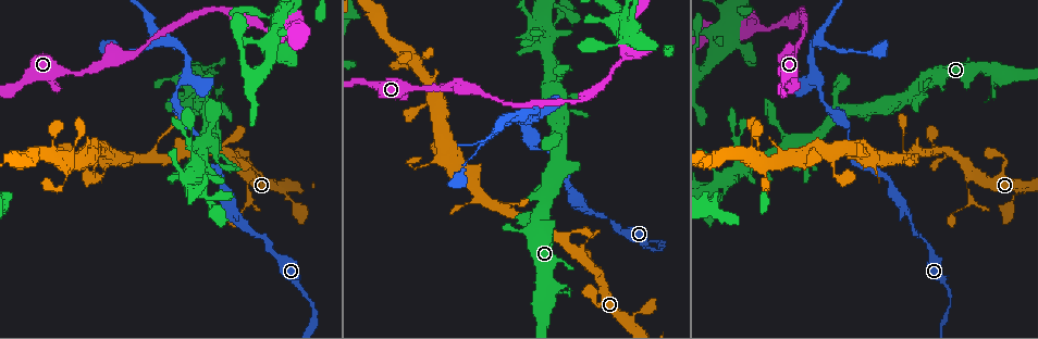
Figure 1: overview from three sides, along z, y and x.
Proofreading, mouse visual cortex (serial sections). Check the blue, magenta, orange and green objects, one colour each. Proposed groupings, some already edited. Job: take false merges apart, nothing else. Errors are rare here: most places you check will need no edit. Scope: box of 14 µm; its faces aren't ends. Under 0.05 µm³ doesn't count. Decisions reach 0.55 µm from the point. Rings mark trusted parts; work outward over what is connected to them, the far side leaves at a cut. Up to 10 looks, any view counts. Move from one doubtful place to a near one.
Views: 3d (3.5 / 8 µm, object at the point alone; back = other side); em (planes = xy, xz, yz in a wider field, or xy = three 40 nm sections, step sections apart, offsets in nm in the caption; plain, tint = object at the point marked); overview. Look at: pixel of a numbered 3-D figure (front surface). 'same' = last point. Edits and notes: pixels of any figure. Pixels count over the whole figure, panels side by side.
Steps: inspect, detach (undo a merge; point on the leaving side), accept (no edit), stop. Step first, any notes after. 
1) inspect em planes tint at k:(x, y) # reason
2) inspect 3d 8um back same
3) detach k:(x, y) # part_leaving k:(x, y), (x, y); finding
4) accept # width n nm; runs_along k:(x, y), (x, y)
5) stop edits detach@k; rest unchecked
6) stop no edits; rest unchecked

inspect em xy step 5 tint at 1:(848, 122)

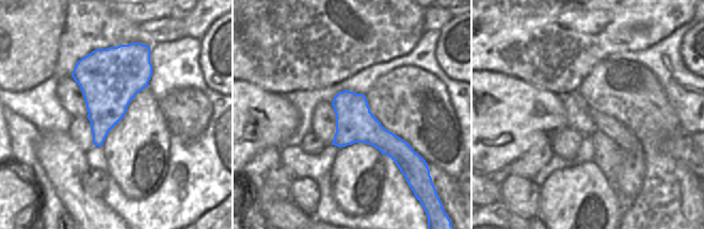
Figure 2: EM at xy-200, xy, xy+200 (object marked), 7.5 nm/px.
inspect 3d 3.5um back same

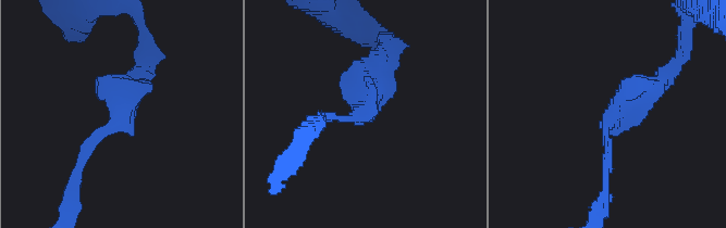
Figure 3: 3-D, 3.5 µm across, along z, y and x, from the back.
accept # arm_widths 150, 400 nm; one cell here

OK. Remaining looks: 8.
inspect 3d 3.5um at 1:(499, 205) # arms part here

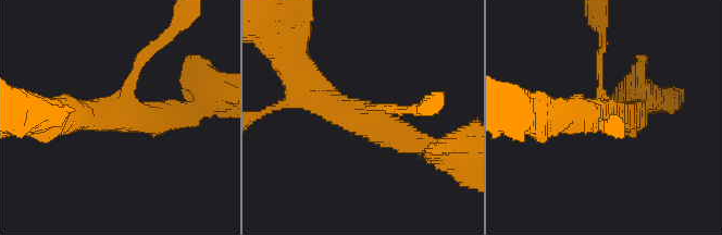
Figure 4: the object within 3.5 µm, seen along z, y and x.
inspect em xy step 2 tint at 4:(121, 115) # arms 3; arm_widths 150, 300, 400 nm; shape alone is not enough

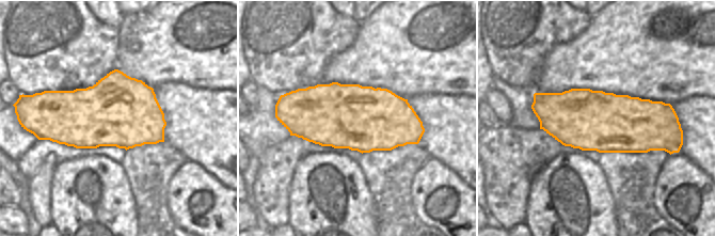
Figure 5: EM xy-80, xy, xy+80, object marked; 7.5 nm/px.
accept # width 500 nm; runs_along 4:(428, 146), (328, 107), (306, 78); all the same cell

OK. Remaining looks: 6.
inspect 3d 8um at 1:(971, 203) # sharp bend

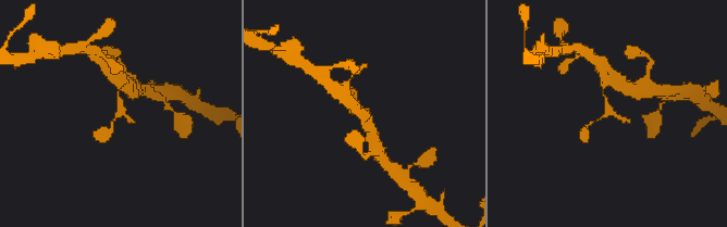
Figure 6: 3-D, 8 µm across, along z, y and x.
inspect em xy step 2 tint at 6:(606, 115)

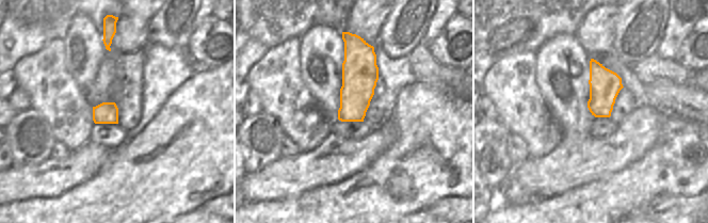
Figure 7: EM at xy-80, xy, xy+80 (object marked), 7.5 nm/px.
accept # runs_along 6:(119, 84), (119, 114), (109, 131); continuous, no second cell

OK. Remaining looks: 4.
inspect 3d 3.5um at 1:(545, 97) # thin neck

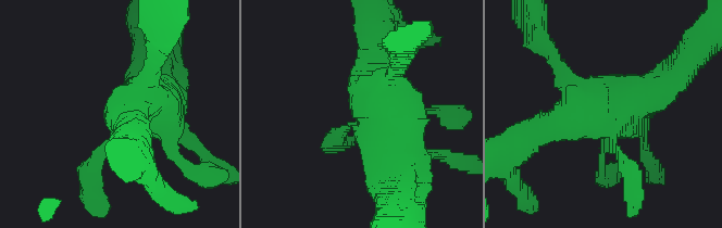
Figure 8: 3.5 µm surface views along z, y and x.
inspect em xy step 5 tint at 8:(612, 127)

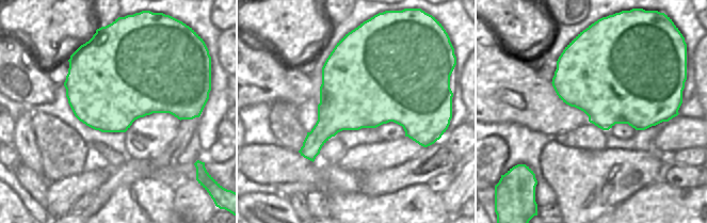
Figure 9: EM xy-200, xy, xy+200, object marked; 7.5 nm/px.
accept # runs_along 8:(663, 80), (649, 94), (540, 131); continuous, no second cell

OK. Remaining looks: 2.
stop no edits; rest unchecked

